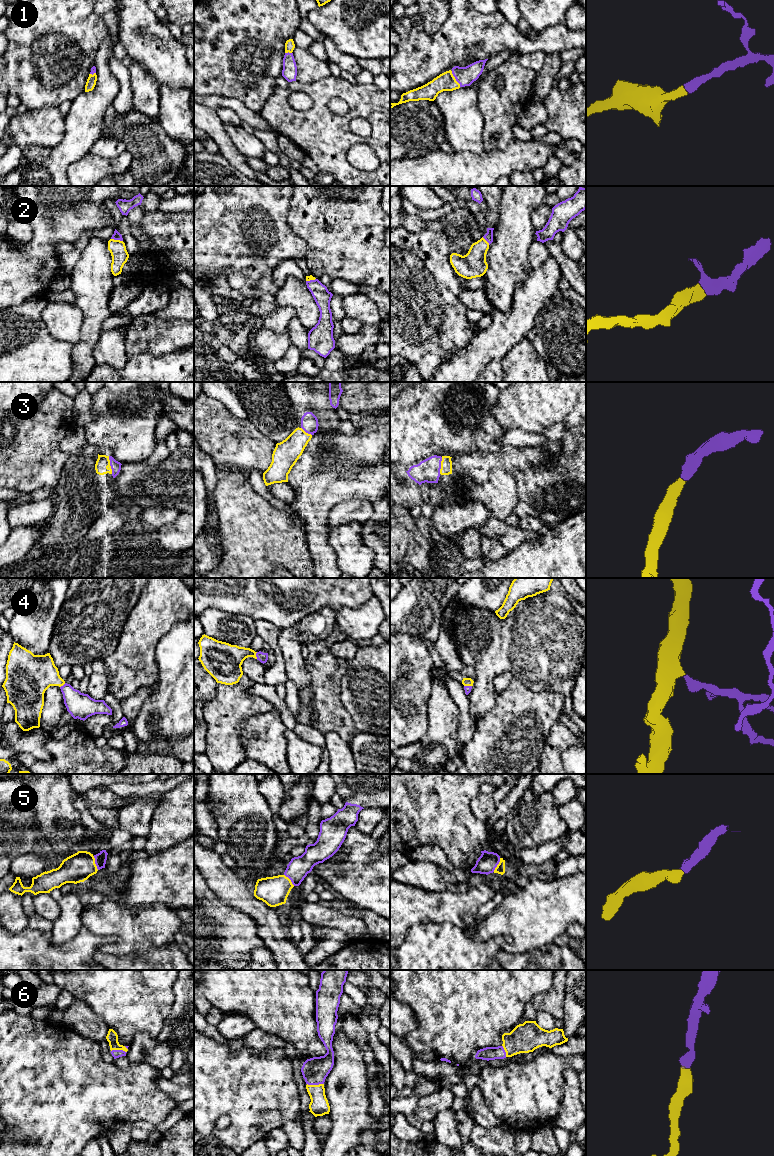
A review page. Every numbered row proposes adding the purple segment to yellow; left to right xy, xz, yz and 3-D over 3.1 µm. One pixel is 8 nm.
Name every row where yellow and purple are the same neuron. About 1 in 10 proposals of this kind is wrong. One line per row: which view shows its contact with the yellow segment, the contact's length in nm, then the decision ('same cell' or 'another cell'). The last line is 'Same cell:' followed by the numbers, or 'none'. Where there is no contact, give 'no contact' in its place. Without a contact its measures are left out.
1: meets yellow in yz; contact 150 nm long; same cell
2: meets yellow in xy; contact 100 nm long; same cell
3: meets yellow in xy; contact 150 nm long; same cell
4: meets yellow in xz; contact 60 nm long; same cell
5: meets yellow in xy; contact 120 nm long; same cell
6: meets yellow in xz; contact 140 nm long; same cell
Same cell: 1, 2, 3, 4, 5, 6

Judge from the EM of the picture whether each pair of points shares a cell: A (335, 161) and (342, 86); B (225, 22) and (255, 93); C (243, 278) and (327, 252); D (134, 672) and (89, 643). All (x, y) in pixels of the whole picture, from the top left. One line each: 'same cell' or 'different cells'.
A: same cell
B: same cell
C: different cells
D: different cells

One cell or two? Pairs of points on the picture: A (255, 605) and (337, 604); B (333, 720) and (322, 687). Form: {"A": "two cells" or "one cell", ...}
{"A": "one cell", "B": "one cell"}

